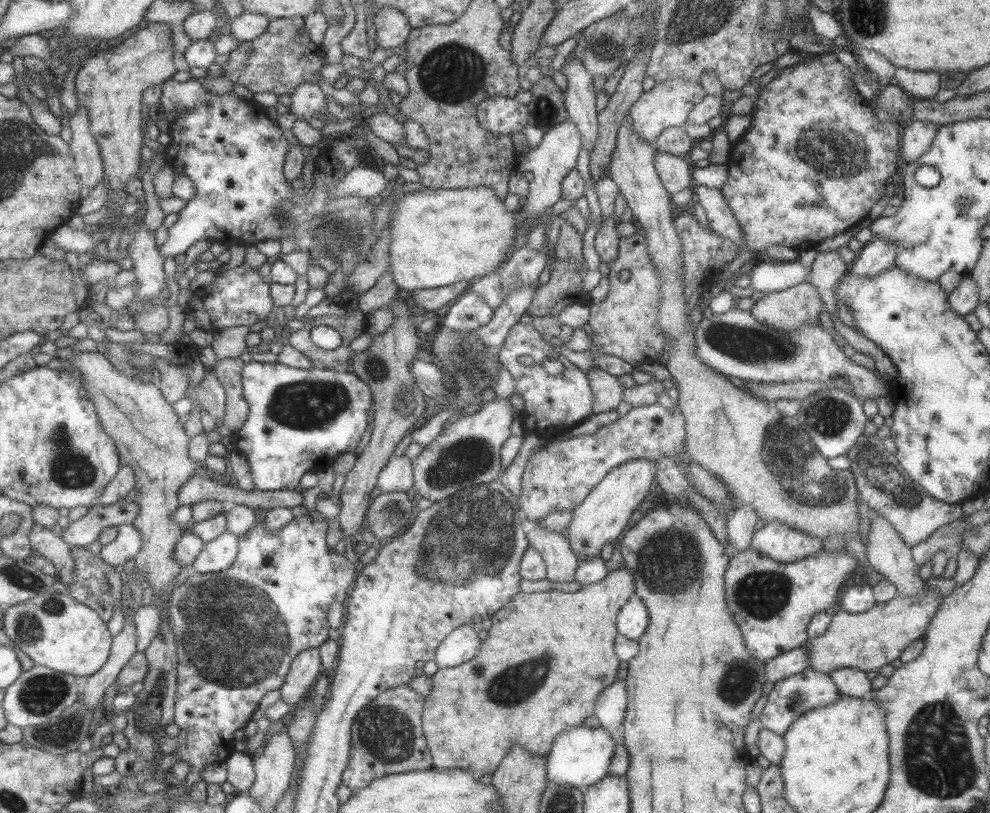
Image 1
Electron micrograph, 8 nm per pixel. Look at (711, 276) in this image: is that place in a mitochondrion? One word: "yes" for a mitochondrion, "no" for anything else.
no

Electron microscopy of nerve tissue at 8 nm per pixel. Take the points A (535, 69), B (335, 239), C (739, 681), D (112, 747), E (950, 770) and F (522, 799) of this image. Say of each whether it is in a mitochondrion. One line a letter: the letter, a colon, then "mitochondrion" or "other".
A: other
B: mitochondrion
C: mitochondrion
D: other
E: mitochondrion
F: other

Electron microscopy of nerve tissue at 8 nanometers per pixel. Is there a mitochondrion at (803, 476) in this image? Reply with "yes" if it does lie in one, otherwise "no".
yes

